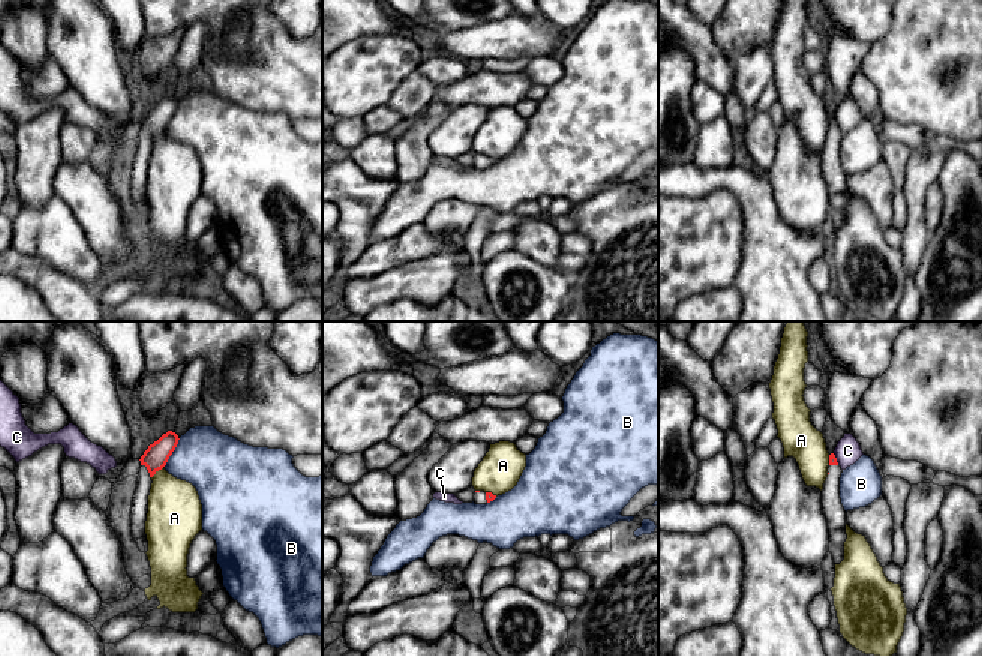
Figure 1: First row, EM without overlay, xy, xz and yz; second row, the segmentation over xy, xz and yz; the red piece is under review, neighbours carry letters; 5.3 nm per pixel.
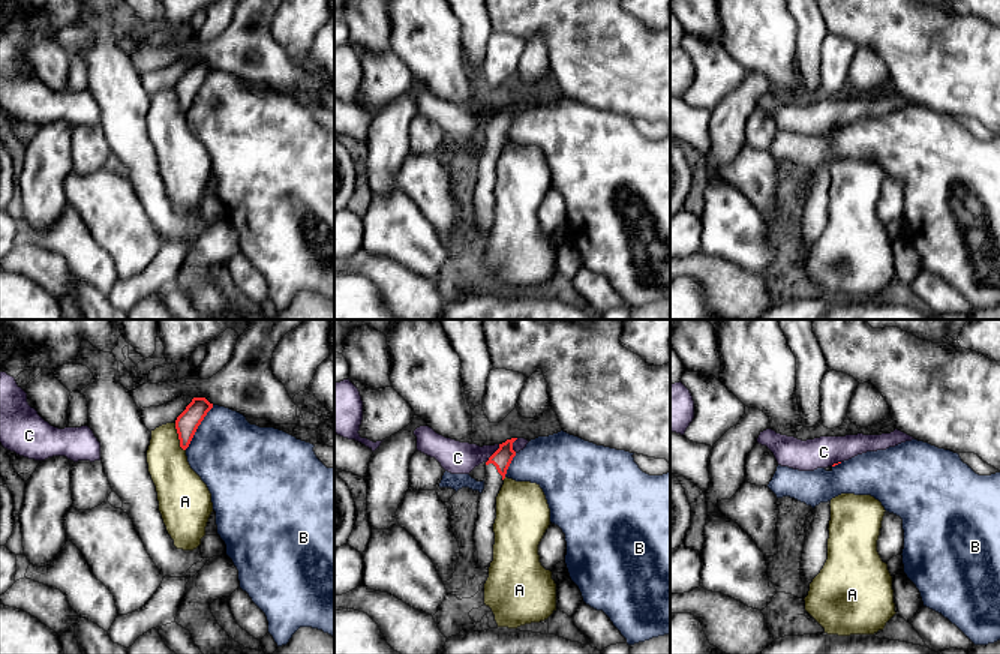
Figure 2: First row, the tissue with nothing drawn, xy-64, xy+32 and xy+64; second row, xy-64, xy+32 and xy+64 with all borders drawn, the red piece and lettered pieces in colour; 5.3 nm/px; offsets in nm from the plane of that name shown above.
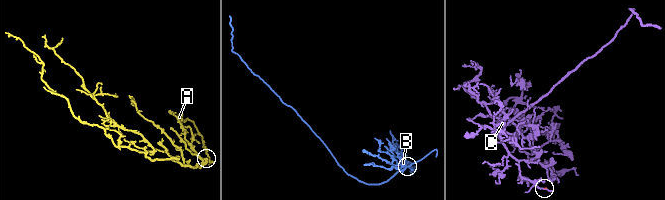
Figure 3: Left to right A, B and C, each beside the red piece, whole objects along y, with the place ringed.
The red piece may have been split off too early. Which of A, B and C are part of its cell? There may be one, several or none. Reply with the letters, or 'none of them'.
none of them

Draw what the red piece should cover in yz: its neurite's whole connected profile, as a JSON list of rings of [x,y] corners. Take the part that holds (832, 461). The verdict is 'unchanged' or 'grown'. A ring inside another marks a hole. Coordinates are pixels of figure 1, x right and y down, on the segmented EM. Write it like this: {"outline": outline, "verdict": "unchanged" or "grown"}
{"outline": [[[834,453],[829,455],[828,477],[822,489],[822,504],[823,513],[826,516],[828,530],[829,530],[829,552],[835,564],[840,564],[844,560],[844,542],[846,534],[846,510],[840,498],[840,477],[841,467],[837,462]]], "verdict": "grown"}

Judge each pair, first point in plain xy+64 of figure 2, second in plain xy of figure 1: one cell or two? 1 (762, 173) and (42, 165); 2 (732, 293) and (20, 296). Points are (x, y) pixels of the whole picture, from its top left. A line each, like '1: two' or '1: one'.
1: two
2: two

